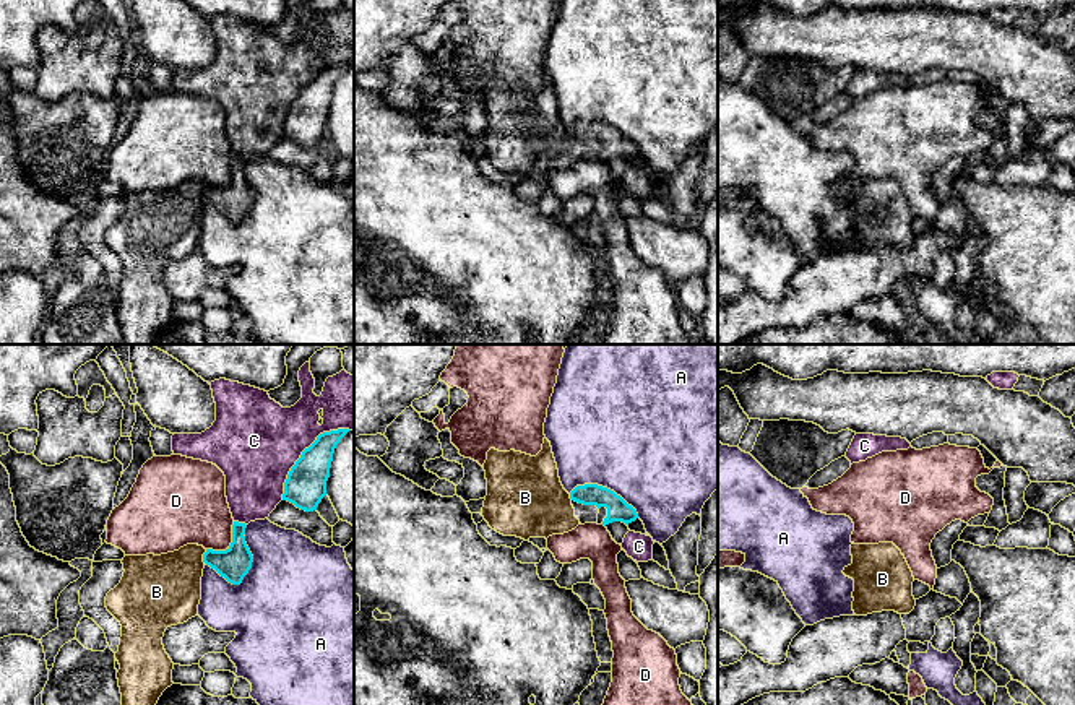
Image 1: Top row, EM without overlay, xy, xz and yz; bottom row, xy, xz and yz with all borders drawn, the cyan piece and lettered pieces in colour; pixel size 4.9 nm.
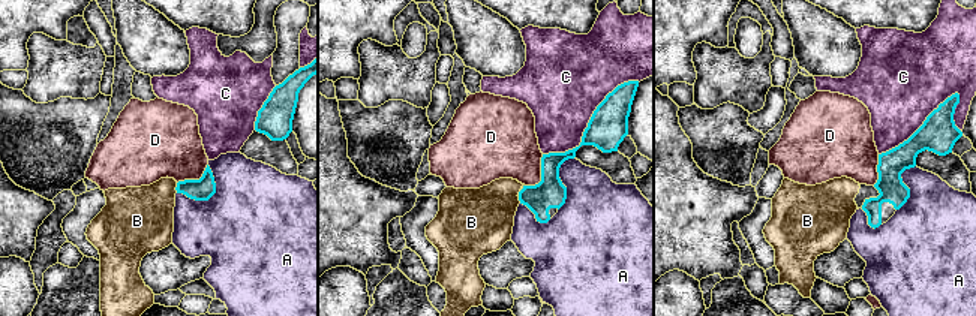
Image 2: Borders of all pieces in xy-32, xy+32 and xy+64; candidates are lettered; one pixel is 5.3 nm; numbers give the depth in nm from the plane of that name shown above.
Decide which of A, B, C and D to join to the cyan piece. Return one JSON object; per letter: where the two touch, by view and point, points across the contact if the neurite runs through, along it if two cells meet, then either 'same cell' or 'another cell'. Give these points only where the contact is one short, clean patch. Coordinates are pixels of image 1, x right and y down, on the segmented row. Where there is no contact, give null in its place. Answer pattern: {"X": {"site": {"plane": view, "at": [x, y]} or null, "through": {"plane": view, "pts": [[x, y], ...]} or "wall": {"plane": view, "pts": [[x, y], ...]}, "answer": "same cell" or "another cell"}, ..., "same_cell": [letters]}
{"A": {"site": {"plane": "xy", "at": [252, 557]}, "answer": "another cell"}, "B": {"site": {"plane": "xy", "at": [203, 556]}, "through": {"plane": "xy", "pts": [[233, 564], [203, 556], [166, 590]]}, "answer": "same cell"}, "C": {"site": {"plane": "xy", "at": [302, 454]}, "answer": "another cell"}, "D": {"site": {"plane": "xy", "at": [231, 544]}, "wall": {"plane": "xy", "pts": [[234, 522], [231, 543], [224, 549], [207, 549]]}, "answer": "another cell"}, "same_cell": ["B"]}

